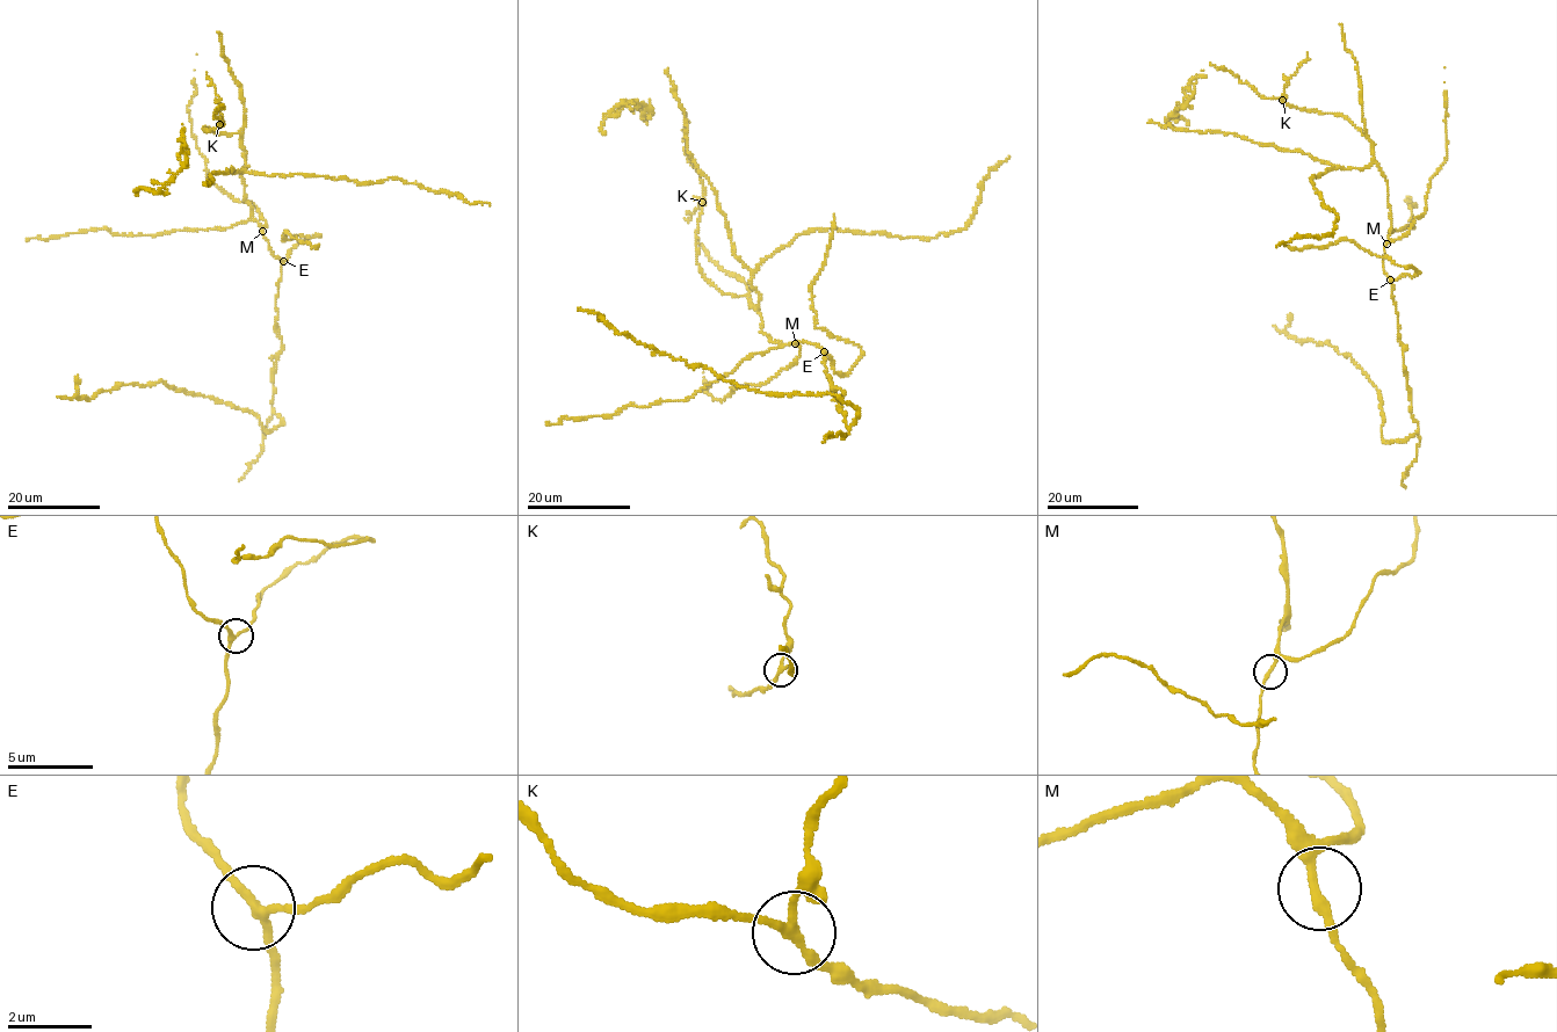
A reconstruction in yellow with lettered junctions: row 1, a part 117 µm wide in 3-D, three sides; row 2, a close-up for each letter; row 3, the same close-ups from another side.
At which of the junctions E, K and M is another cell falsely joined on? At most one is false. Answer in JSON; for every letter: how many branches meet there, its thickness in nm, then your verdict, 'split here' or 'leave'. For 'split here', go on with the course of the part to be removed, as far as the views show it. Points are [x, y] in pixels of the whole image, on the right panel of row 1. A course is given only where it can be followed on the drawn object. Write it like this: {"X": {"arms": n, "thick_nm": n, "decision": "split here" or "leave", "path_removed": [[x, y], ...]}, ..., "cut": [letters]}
{"E": {"arms": 3, "thick_nm": 200, "decision": "leave"}, "K": {"arms": 3, "thick_nm": 170, "decision": "split here", "path_removed": [[1282, 100], [1287, 80], [1308, 52]]}, "M": {"arms": 3, "thick_nm": 190, "decision": "leave"}, "cut": ["K"]}

